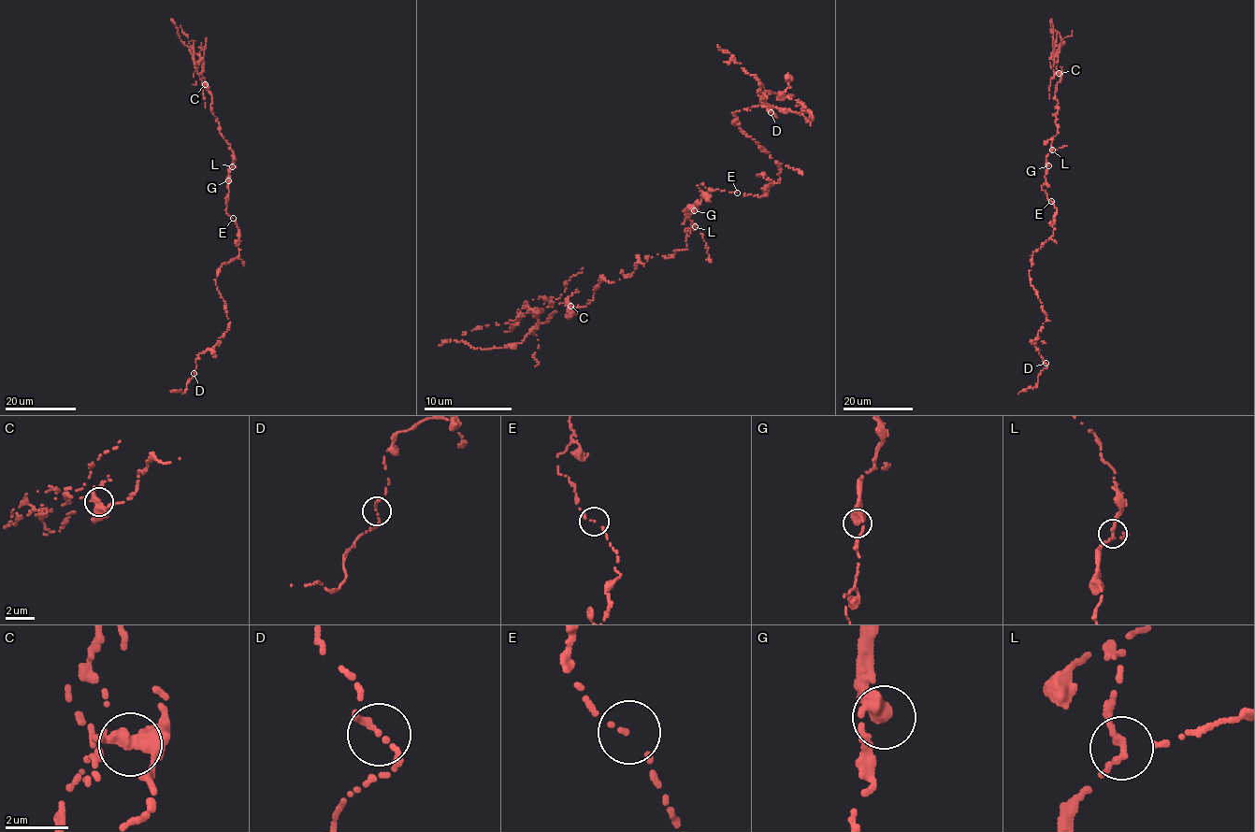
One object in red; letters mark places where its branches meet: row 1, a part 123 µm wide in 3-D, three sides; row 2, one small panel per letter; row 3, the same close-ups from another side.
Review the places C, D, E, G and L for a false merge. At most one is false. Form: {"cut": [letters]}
{"cut": ["C"]}

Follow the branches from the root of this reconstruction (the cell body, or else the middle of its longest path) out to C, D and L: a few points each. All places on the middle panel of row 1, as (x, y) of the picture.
C: (737, 193), (698, 185), (685, 250), (649, 255), (630, 274), (598, 280), (585, 307), (570, 305)
D: (737, 193), (765, 195), (781, 170), (734, 113), (764, 105), (813, 116), (767, 91), (771, 112)
L: (737, 193), (716, 189), (711, 192), (702, 183), (698, 185), (703, 194), (700, 202), (685, 215), (695, 226)

